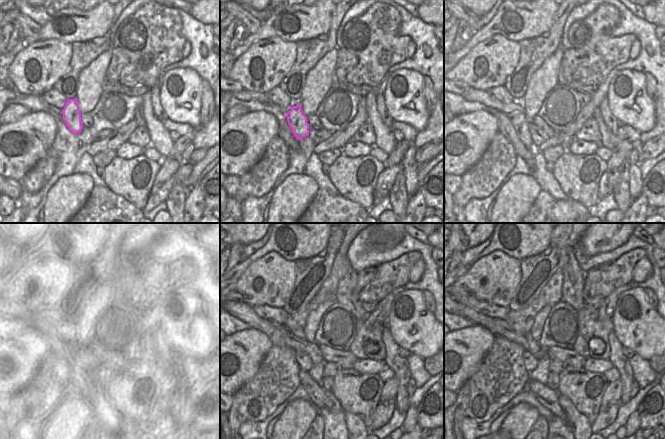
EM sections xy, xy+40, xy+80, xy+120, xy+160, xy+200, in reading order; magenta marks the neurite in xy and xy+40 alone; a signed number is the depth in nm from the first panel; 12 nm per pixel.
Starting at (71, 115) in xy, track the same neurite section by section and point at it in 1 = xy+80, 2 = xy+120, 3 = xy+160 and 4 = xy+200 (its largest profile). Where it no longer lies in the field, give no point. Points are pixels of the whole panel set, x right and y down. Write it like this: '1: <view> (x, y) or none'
1: xy+80 (521, 125)
2: xy+120 (79, 363)
3: xy+160 (304, 361)
4: xy+200 (530, 361)

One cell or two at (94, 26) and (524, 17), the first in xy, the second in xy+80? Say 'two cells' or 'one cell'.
one cell

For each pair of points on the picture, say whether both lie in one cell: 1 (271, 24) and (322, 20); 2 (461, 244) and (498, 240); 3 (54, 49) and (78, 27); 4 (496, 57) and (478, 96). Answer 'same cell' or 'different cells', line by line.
1: same cell
2: different cells
3: different cells
4: different cells

